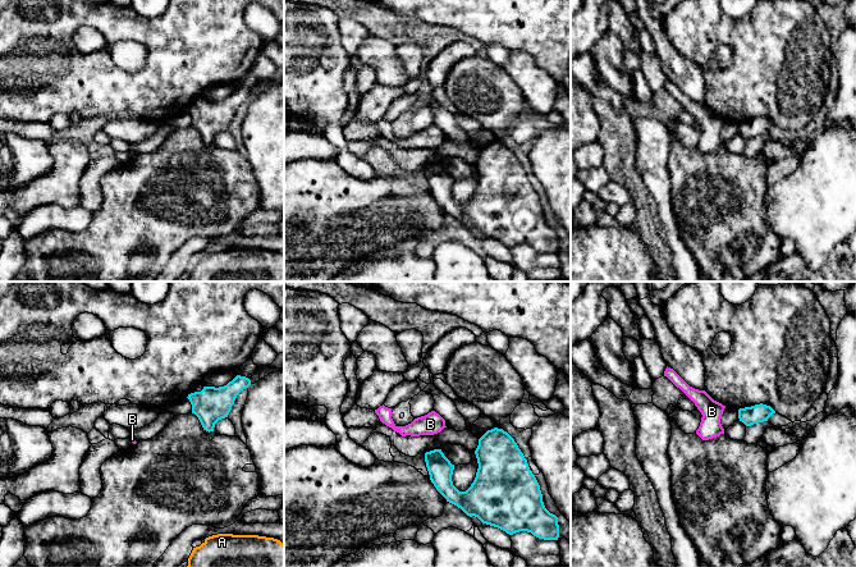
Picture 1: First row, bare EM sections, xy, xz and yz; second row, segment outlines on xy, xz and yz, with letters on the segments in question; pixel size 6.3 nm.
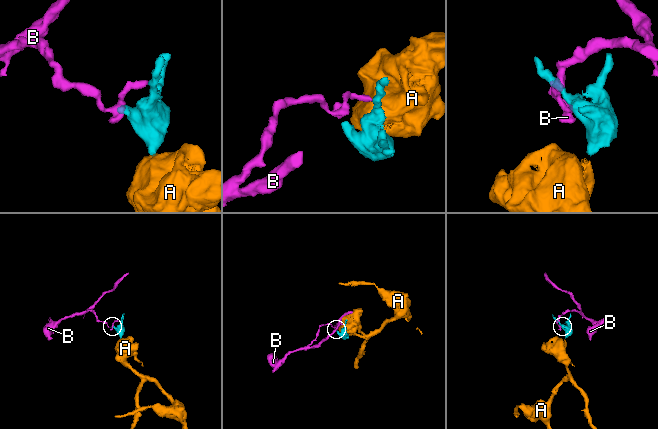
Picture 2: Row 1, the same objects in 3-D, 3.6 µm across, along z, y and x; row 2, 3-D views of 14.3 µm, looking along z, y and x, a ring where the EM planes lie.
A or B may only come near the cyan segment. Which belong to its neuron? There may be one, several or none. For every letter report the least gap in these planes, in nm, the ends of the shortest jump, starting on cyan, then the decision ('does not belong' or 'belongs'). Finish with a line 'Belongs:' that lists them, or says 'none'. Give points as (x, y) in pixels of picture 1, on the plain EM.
A: 650 nm | xy (209, 145), (218, 247) | belongs
B: 90 nm | yz (738, 123), (724, 120) | does not belong
Belongs: A

